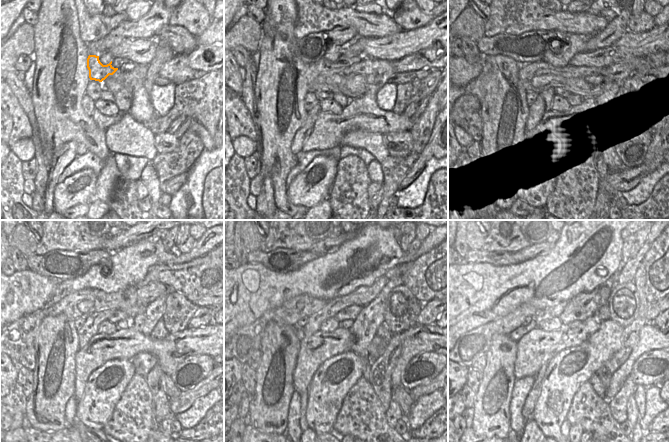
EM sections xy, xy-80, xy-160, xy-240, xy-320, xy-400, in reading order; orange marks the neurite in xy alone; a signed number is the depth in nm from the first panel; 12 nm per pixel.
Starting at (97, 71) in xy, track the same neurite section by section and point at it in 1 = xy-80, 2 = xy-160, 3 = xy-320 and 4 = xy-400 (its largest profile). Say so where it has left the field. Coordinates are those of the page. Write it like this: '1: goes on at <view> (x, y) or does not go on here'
1: goes on at xy-80 (324, 66)
2: goes on at xy-160 (601, 57)
3: goes on at xy-320 (427, 277)
4: goes on at xy-400 (651, 262)

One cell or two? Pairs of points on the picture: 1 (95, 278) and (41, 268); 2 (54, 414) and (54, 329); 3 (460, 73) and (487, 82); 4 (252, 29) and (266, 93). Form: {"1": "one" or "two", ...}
{"1": "two", "2": "one", "3": "two", "4": "two"}

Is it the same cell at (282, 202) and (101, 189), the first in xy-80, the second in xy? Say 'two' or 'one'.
one

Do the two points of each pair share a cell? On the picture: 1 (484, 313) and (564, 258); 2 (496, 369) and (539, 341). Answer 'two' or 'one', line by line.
1: one
2: two

